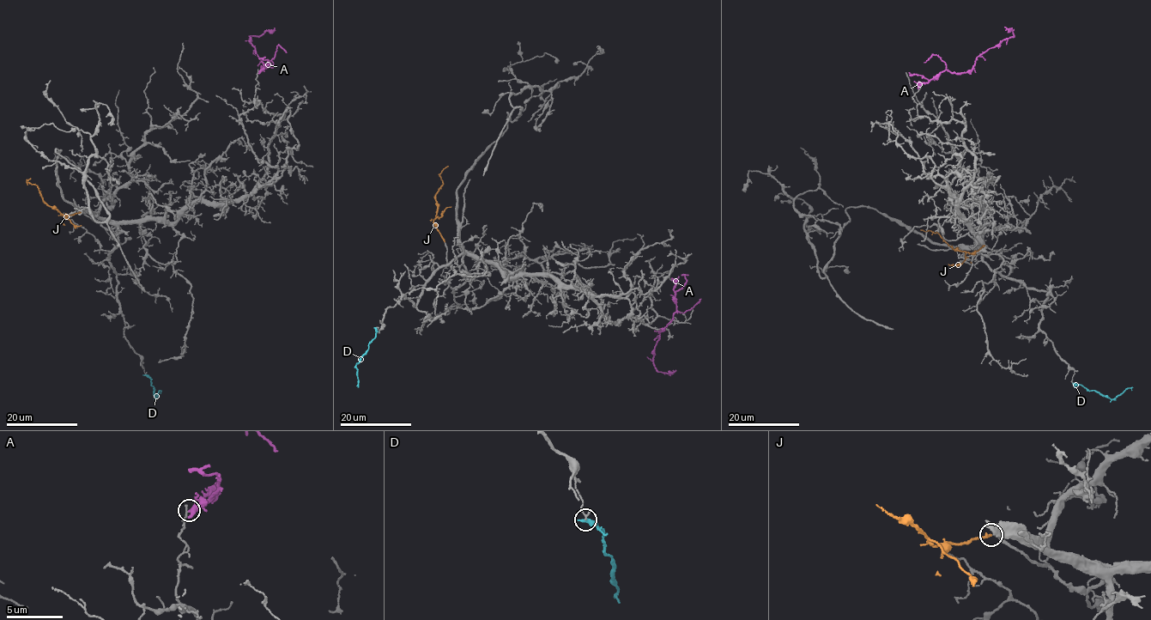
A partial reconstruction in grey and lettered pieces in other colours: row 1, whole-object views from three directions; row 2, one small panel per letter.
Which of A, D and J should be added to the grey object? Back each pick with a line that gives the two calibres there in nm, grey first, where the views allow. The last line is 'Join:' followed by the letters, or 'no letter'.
J: 190 nm thick on the grey side, 240 nm on the other
Join: J

